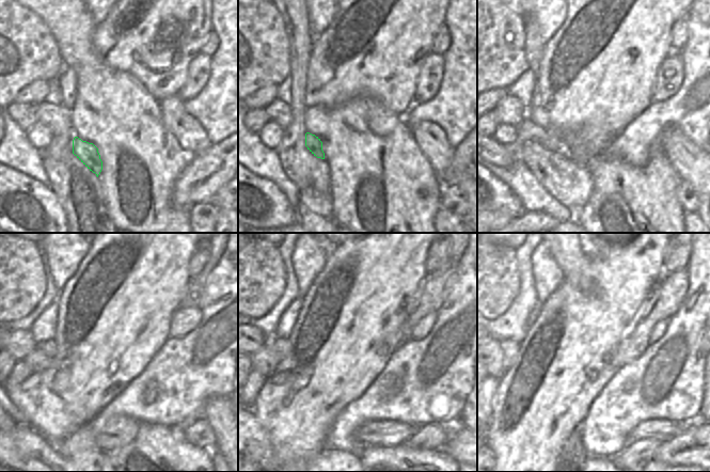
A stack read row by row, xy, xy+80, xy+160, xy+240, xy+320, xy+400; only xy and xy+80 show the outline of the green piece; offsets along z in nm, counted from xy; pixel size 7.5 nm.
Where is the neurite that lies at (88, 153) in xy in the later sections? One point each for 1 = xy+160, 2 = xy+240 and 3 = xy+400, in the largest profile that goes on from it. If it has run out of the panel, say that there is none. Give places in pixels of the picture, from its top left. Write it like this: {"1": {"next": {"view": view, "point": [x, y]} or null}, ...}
{"1": {"next": {"view": "xy+160", "point": [527, 130]}}, "2": {"next": {"view": "xy+240", "point": [35, 360]}}, "3": {"next": {"view": "xy+400", "point": [499, 354]}}}

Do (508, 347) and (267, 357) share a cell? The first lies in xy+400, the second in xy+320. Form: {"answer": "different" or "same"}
{"answer": "different"}

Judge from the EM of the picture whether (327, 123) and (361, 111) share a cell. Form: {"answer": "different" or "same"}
{"answer": "same"}

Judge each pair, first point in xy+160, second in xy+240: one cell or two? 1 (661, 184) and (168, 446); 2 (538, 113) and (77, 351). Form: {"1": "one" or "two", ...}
{"1": "one", "2": "two"}

